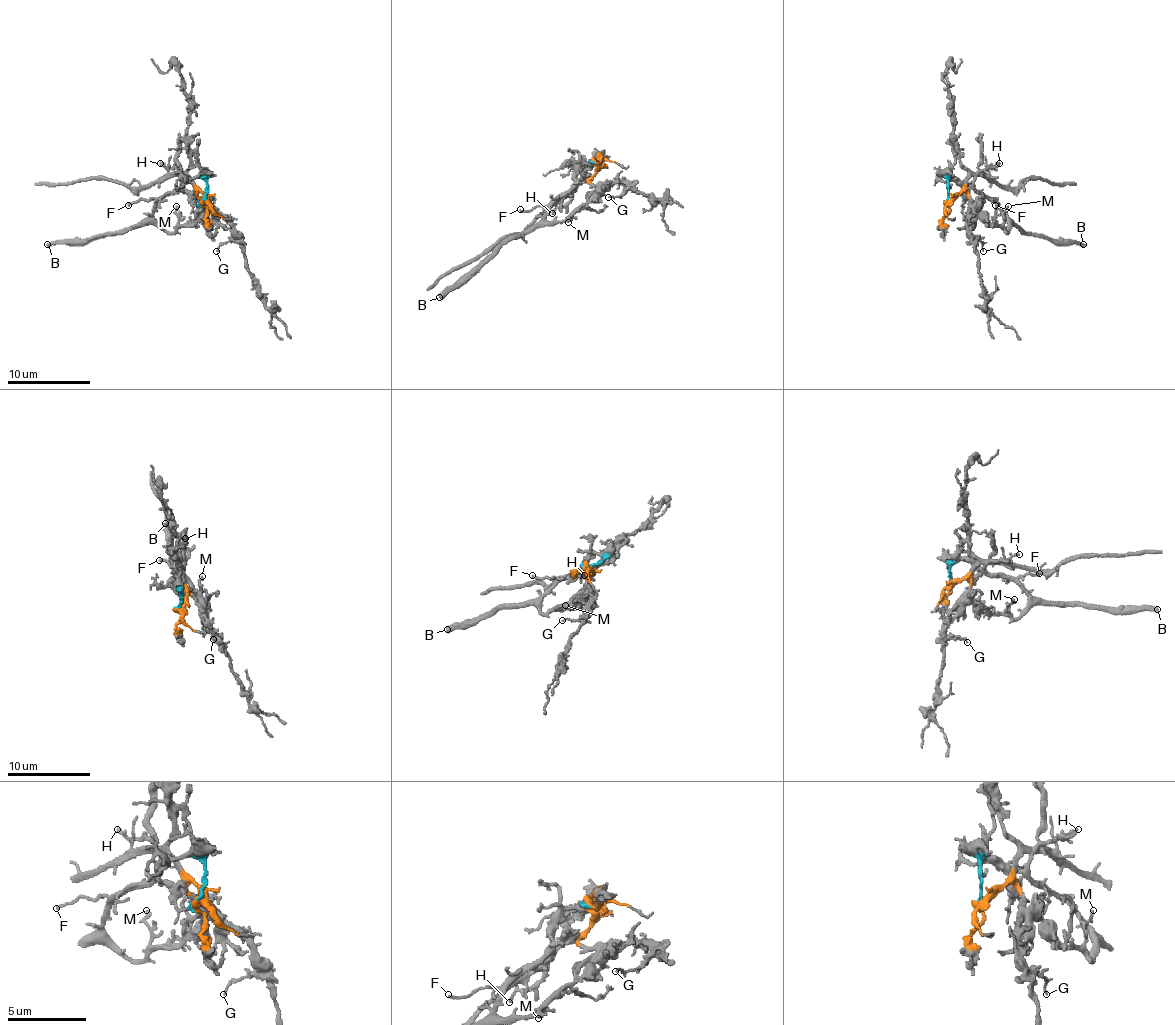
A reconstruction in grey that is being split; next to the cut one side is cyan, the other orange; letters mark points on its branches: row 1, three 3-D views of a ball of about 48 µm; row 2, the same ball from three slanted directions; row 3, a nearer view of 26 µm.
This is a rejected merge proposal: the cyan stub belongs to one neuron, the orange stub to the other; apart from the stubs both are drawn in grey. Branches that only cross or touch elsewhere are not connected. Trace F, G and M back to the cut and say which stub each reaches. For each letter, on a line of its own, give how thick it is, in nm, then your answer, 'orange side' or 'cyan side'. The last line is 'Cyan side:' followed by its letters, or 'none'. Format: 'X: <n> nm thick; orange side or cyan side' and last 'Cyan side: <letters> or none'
F: 160 nm thick; cyan side
G: 120 nm thick; orange side
M: 200 nm thick; cyan side
Cyan side: F, M

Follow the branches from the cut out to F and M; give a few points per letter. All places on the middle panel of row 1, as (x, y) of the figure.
F: (593, 162), (583, 164), (577, 181), (545, 206), (520, 210)
M: (593, 162), (581, 166), (577, 181), (549, 208), (545, 218), (549, 222), (570, 218), (568, 222)

